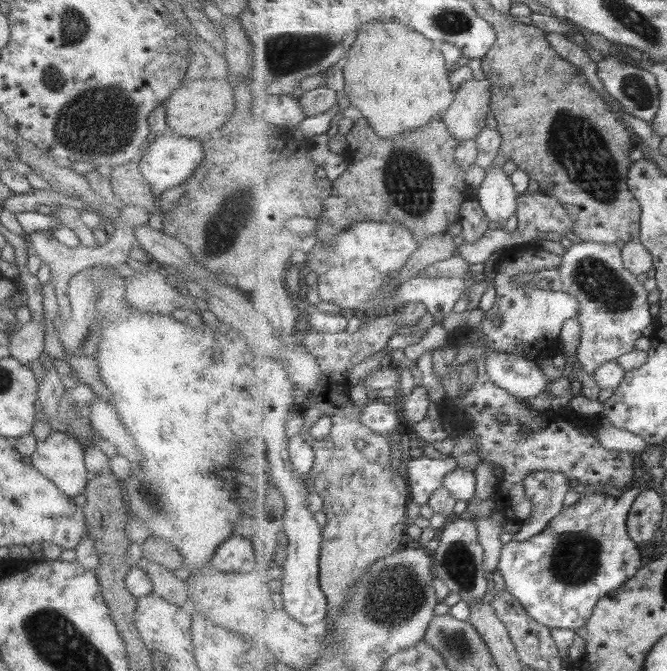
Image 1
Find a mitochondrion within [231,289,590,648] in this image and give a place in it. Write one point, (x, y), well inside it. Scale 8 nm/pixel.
(397, 595)

